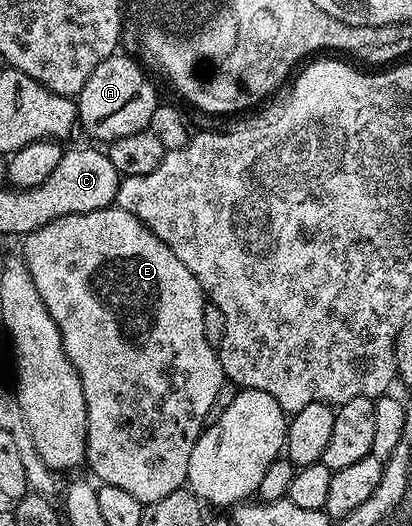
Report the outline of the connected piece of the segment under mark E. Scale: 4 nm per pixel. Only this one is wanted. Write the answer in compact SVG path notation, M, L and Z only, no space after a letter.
M108 208L97 212L61 216L26 235L22 242L21 257L27 264L29 276L33 278L37 292L41 292L41 300L45 300L45 308L49 308L49 314L53 316L53 320L61 332L65 352L77 368L83 385L83 395L87 405L87 456L85 462L88 467L91 465L92 472L90 471L90 473L102 485L130 492L144 504L165 500L165 496L169 496L169 492L184 489L189 472L189 456L193 456L193 444L197 444L200 434L205 429L205 423L212 417L213 411L216 409L215 401L218 400L223 386L225 387L223 369L219 363L216 347L211 346L205 338L205 322L202 319L205 305L203 285L195 279L193 272L189 272L189 268L185 268L185 264L181 264L181 260L177 260L177 256L173 256L171 249L150 228L141 220L137 220L137 216L133 216L128 210Z

